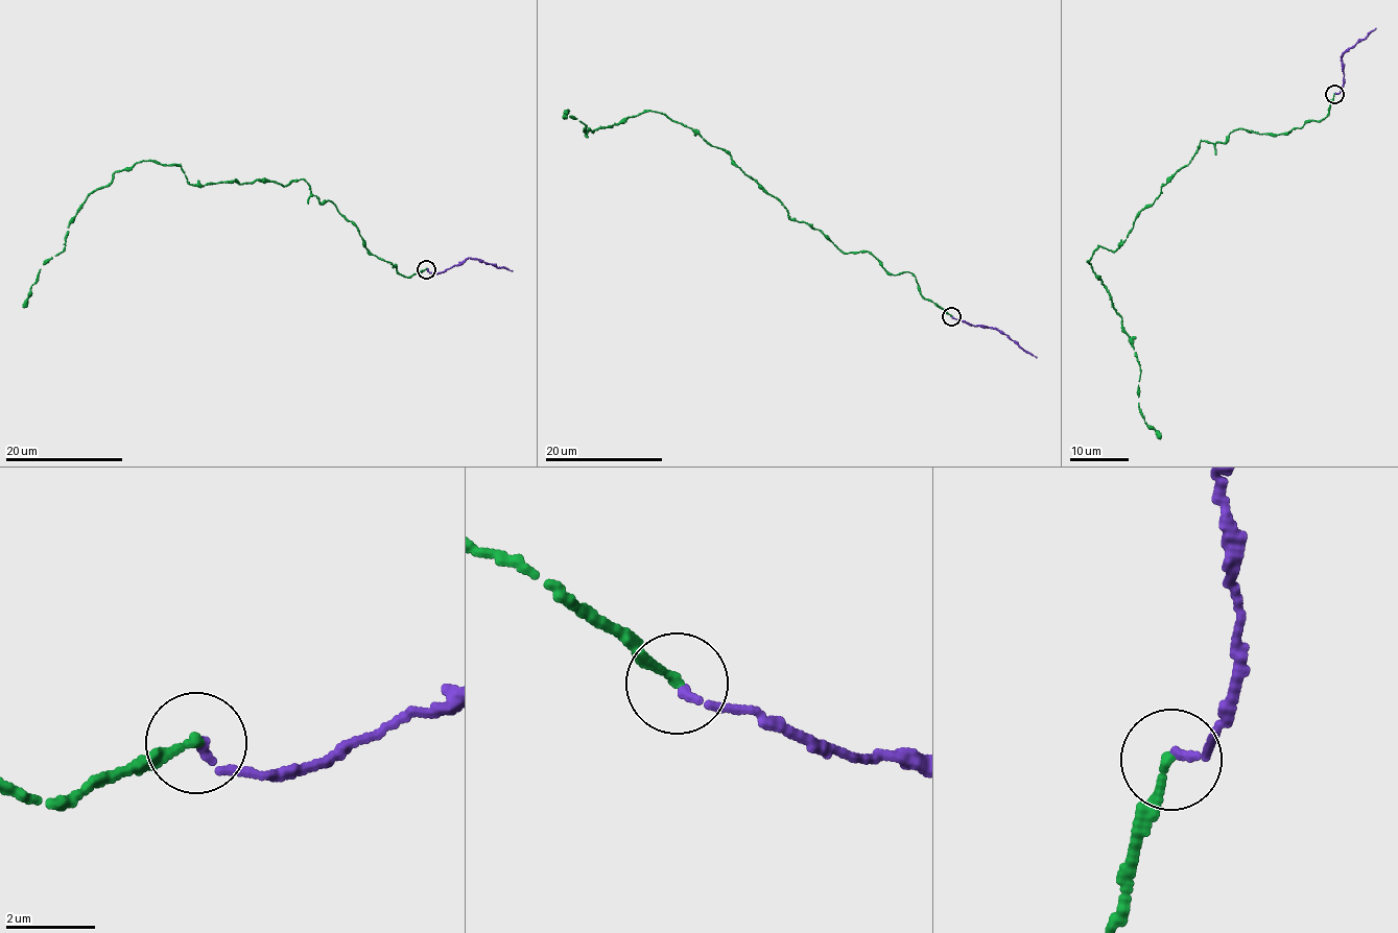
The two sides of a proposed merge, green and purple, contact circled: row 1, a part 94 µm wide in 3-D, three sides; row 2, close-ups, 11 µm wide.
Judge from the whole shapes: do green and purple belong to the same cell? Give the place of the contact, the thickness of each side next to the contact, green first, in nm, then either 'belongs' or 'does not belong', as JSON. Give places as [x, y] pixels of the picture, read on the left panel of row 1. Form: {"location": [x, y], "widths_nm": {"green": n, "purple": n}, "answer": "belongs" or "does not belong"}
{"location": [426, 269], "widths_nm": {"green": 200, "purple": 190}, "answer": "belongs"}

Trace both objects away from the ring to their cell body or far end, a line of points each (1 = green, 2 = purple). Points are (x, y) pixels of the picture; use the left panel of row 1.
1: (426, 269), (397, 272), (303, 178), (203, 186), (180, 166), (141, 161), (86, 199), (23, 307)
2: (427, 269), (441, 273), (467, 259), (512, 270)

